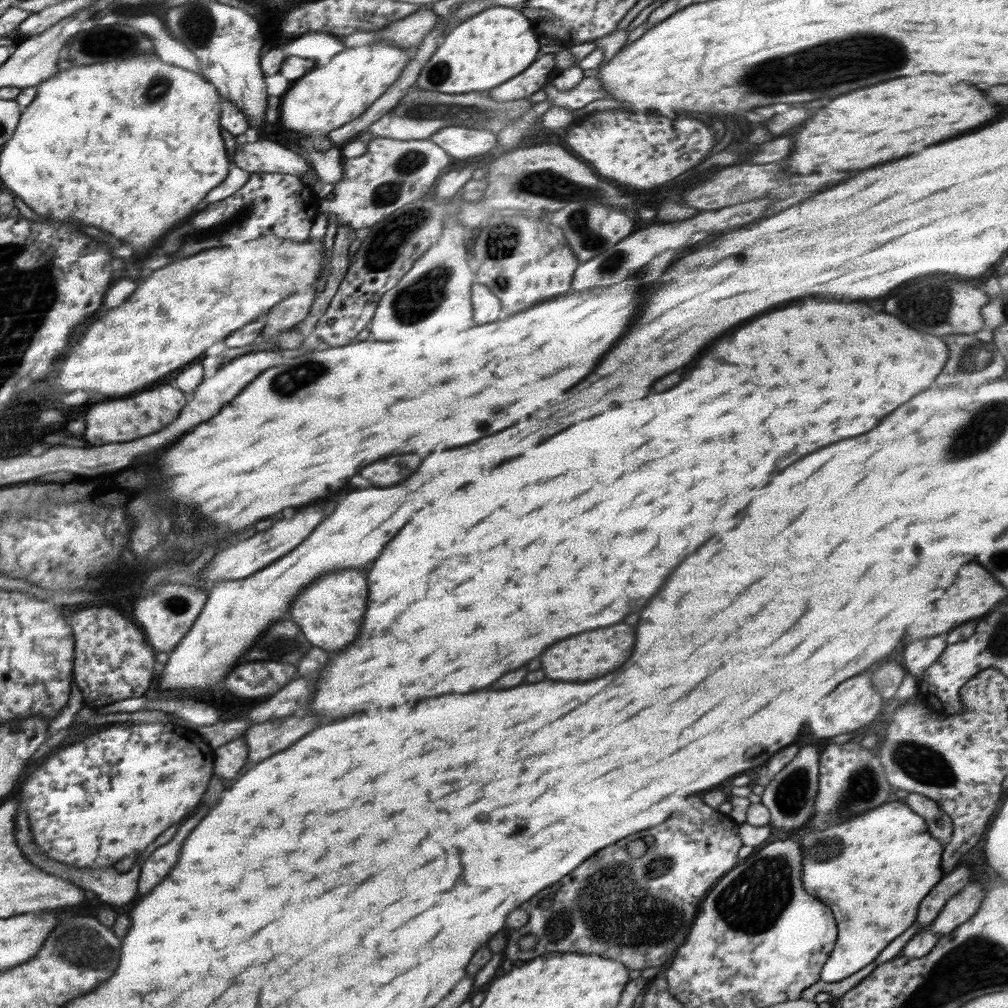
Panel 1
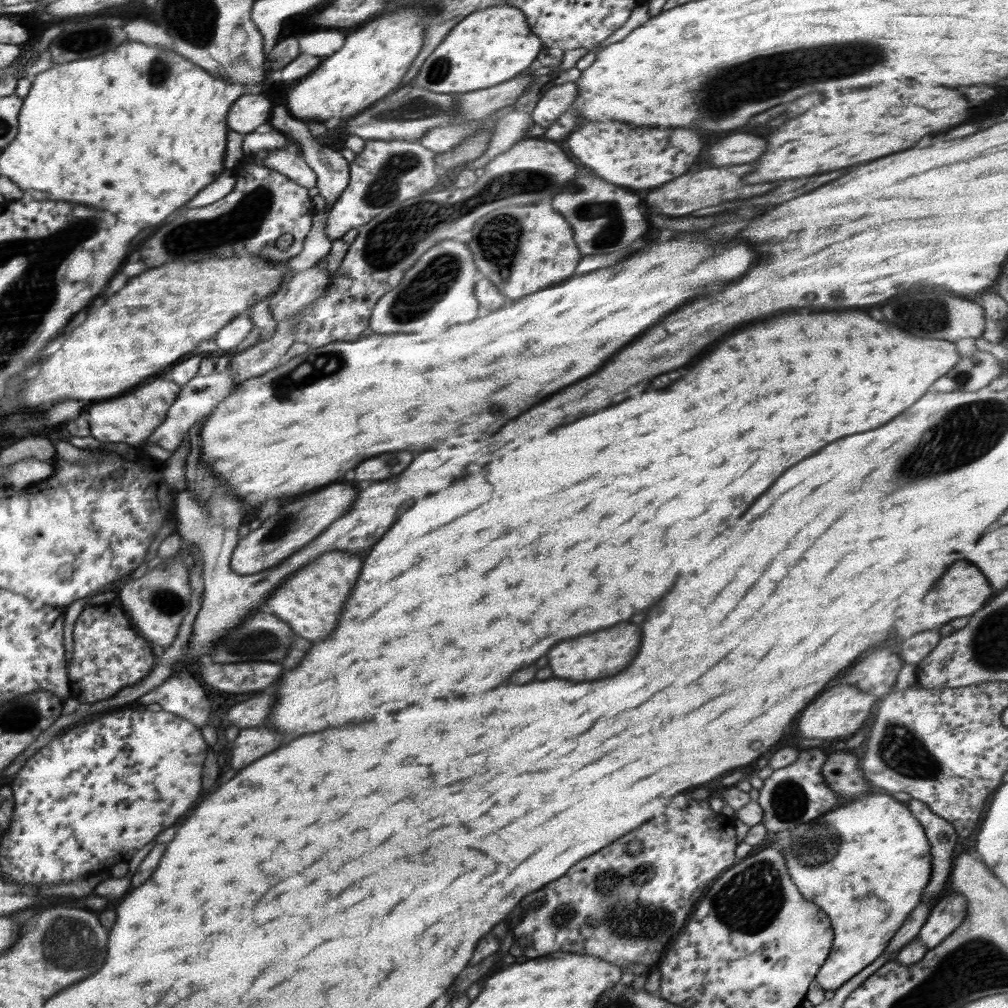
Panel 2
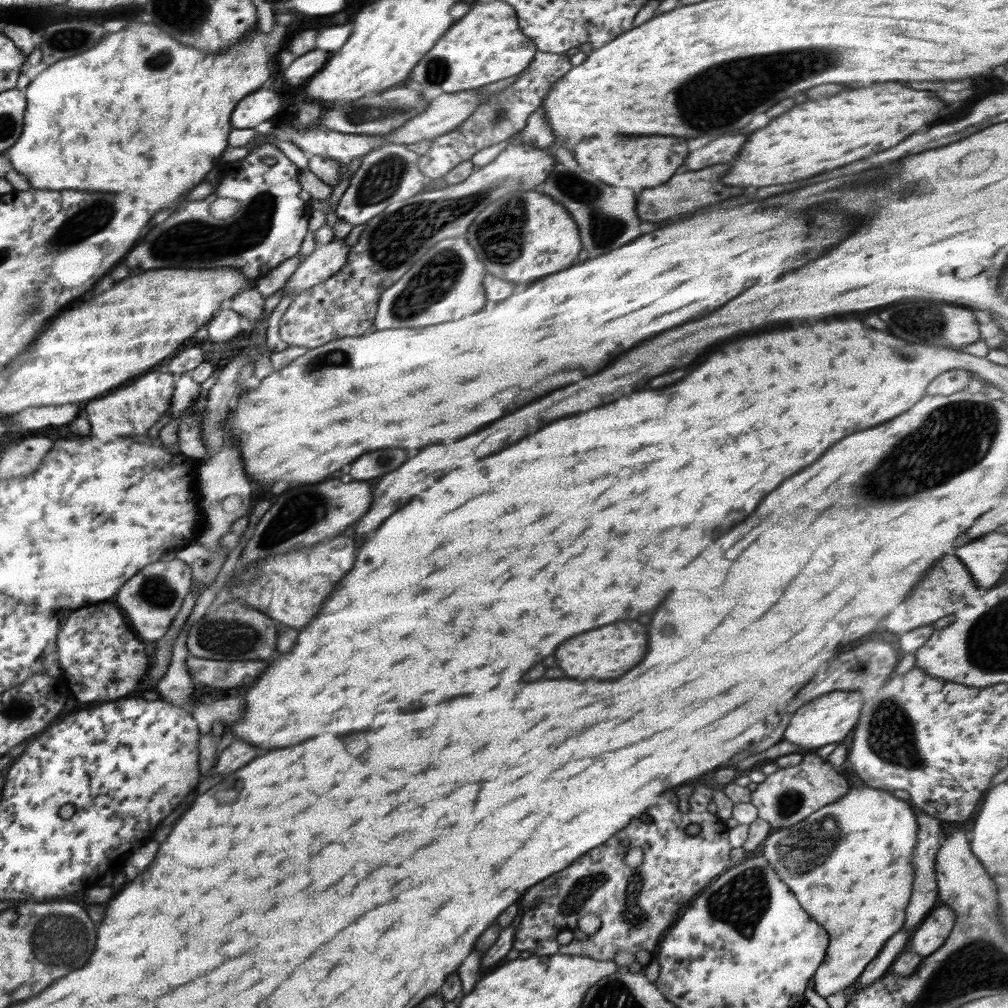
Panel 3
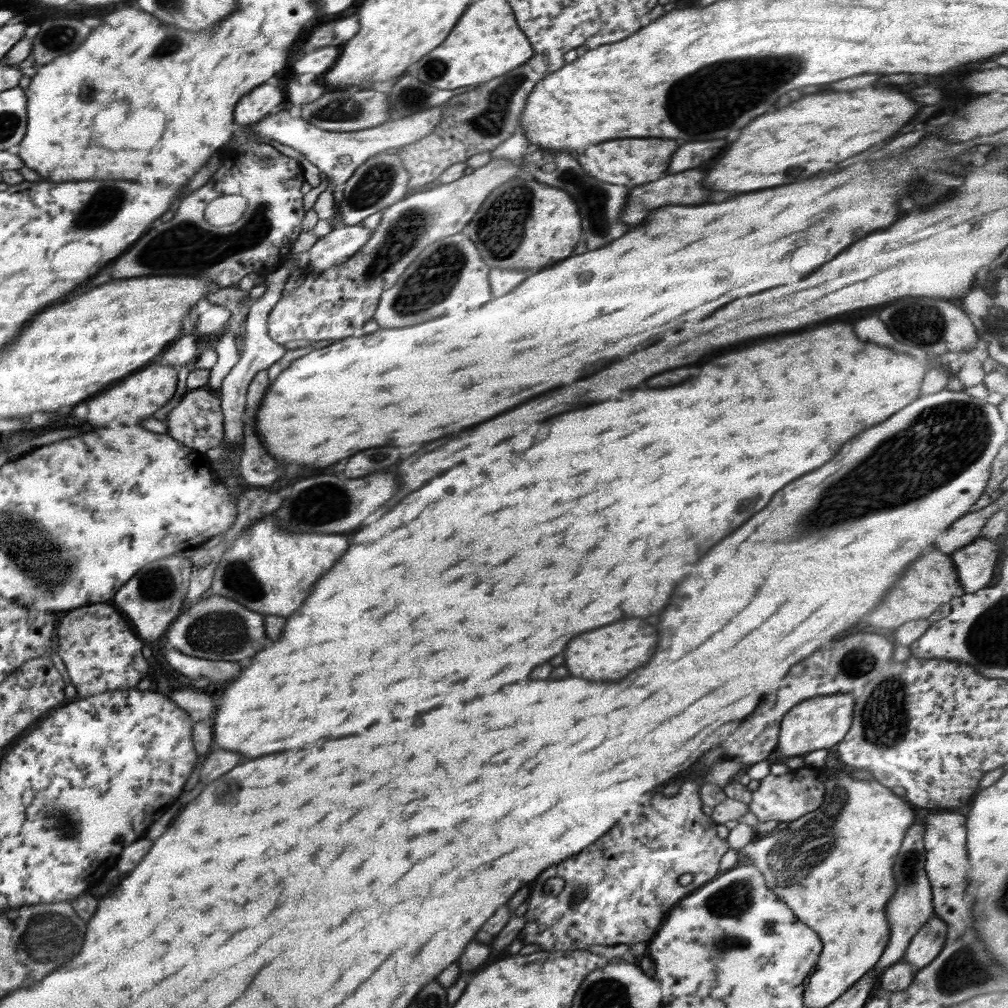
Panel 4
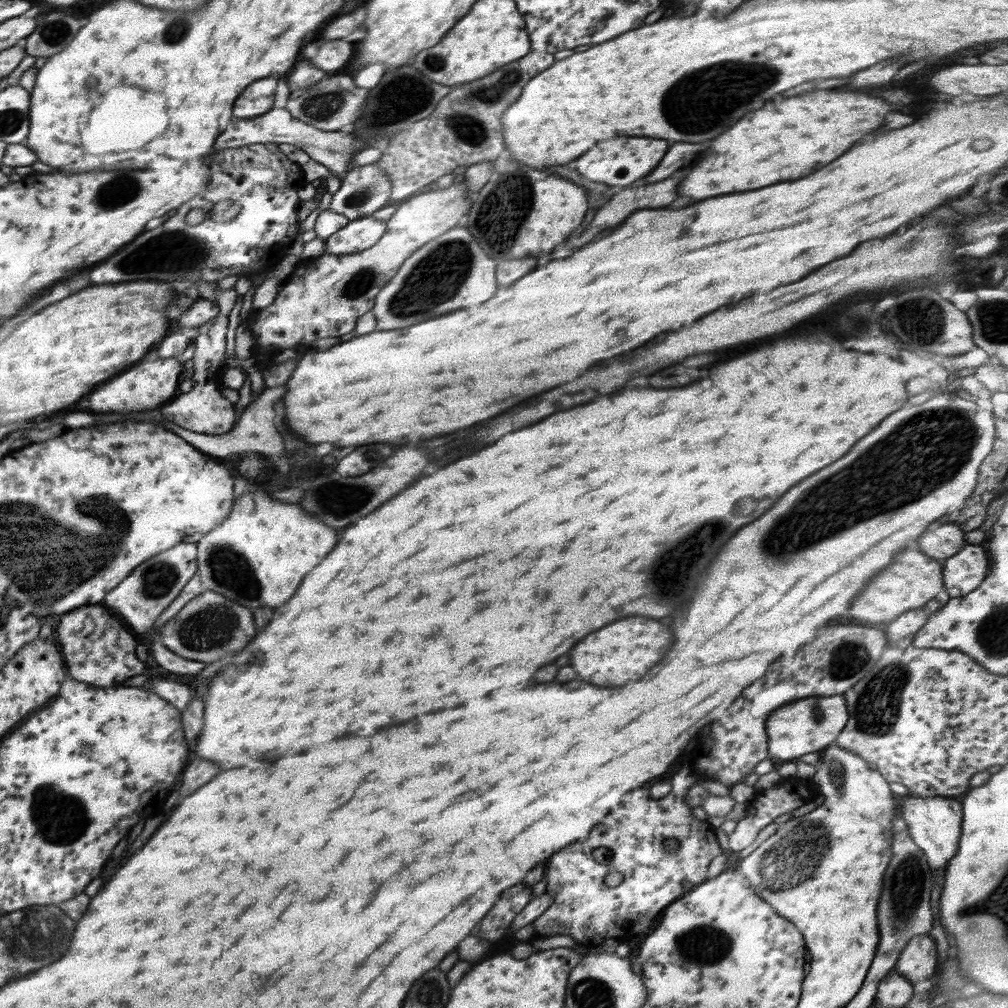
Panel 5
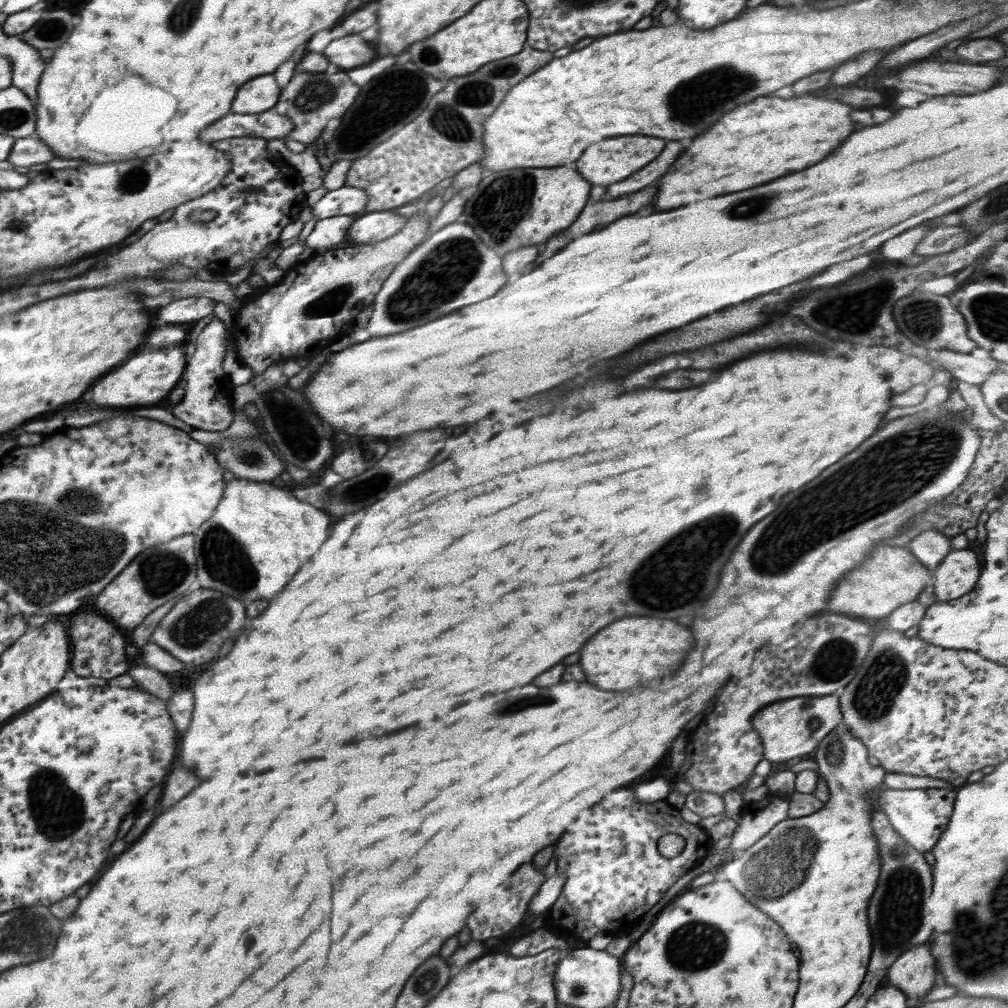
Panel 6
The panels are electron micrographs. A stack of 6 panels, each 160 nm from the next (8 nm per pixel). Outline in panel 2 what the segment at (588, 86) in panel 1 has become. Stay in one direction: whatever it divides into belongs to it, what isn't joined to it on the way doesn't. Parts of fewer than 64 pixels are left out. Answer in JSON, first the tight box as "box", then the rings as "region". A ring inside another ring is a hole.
{"box":[531,82,578,130],"region":[[[565,82],[547,90],[531,112],[535,124],[548,130],[560,114],[566,112],[573,105],[573,100],[576,100],[576,96],[578,96],[576,90],[578,88],[574,82]]]}

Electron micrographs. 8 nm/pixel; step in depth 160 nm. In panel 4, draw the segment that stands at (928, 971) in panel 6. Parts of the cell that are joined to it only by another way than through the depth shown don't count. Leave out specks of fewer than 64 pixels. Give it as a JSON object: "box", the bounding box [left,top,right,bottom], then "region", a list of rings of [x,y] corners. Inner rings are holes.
{"box":[902,917,947,970],"region":[[[930,917],[912,937],[902,960],[918,970],[928,966],[940,954],[946,937],[947,924],[940,917]]]}

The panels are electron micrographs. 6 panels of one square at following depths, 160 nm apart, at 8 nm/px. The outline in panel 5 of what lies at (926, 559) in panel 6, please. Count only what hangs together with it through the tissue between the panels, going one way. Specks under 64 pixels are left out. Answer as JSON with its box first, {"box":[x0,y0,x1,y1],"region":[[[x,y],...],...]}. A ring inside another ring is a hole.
{"box":[917,523,965,561],"region":[[[958,523],[934,525],[918,537],[917,548],[929,557],[944,561],[964,545],[965,532]]]}

